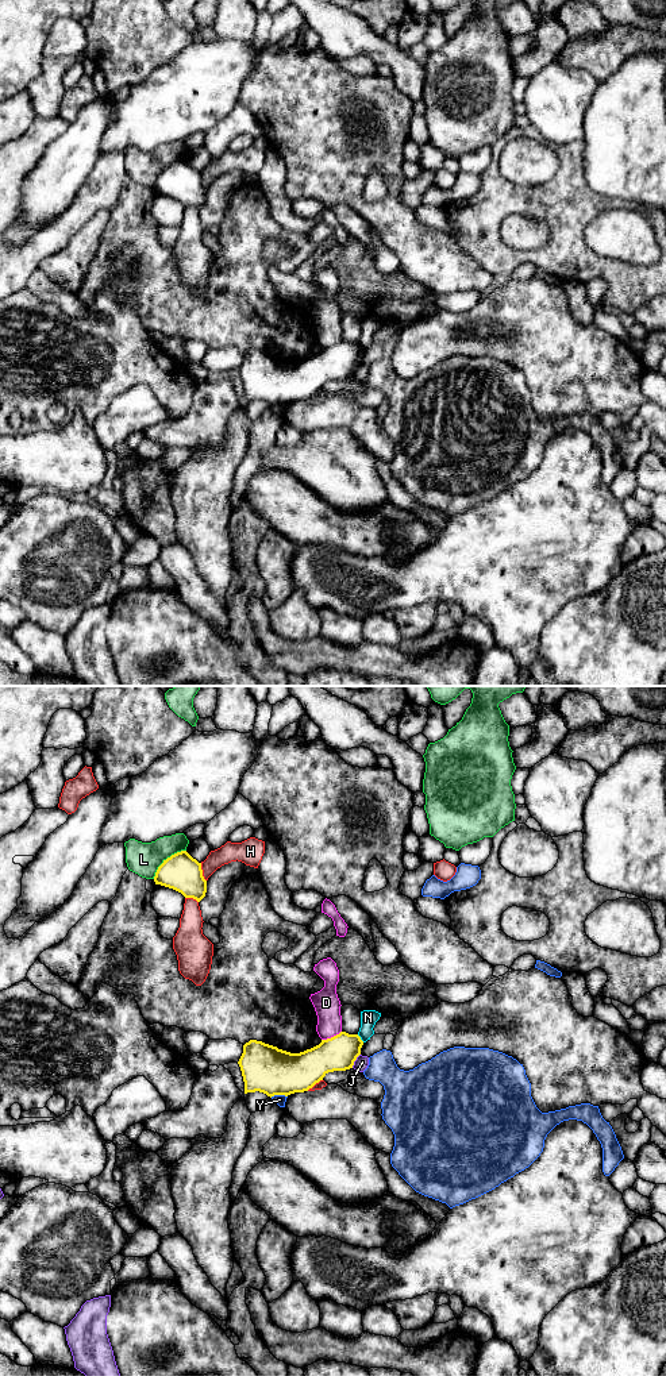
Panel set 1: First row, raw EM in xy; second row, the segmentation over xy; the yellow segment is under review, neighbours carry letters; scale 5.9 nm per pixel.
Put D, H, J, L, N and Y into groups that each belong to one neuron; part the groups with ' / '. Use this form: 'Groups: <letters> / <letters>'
Groups: D / H / J / L / N / Y

